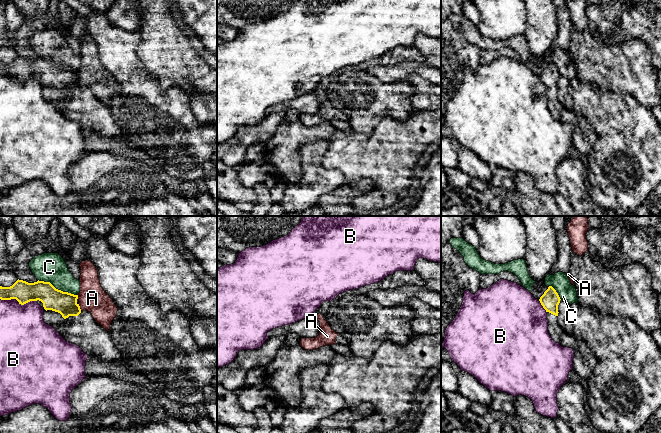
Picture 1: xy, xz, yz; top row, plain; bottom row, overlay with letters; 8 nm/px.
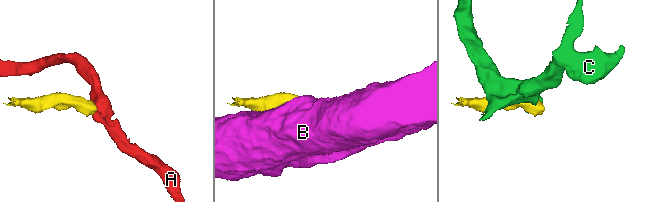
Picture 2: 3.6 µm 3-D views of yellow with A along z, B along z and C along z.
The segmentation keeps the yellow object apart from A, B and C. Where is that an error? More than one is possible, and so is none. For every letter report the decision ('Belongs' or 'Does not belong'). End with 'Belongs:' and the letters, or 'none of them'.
A: Does not belong
B: Does not belong
C: Does not belong
Belongs: none of them

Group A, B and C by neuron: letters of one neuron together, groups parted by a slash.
A / B / C

